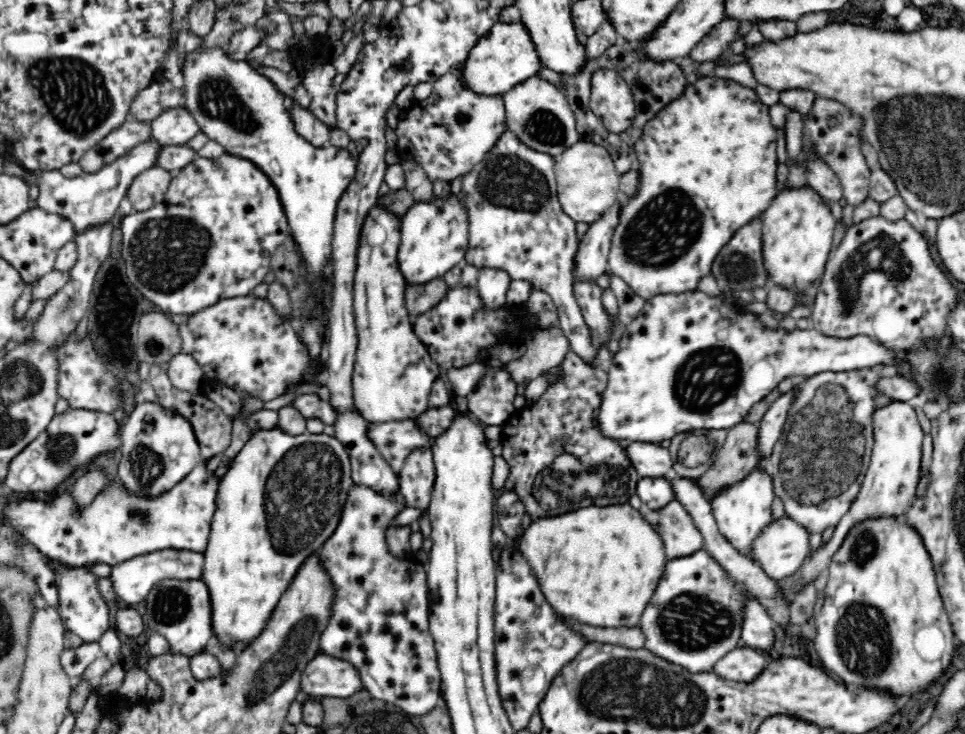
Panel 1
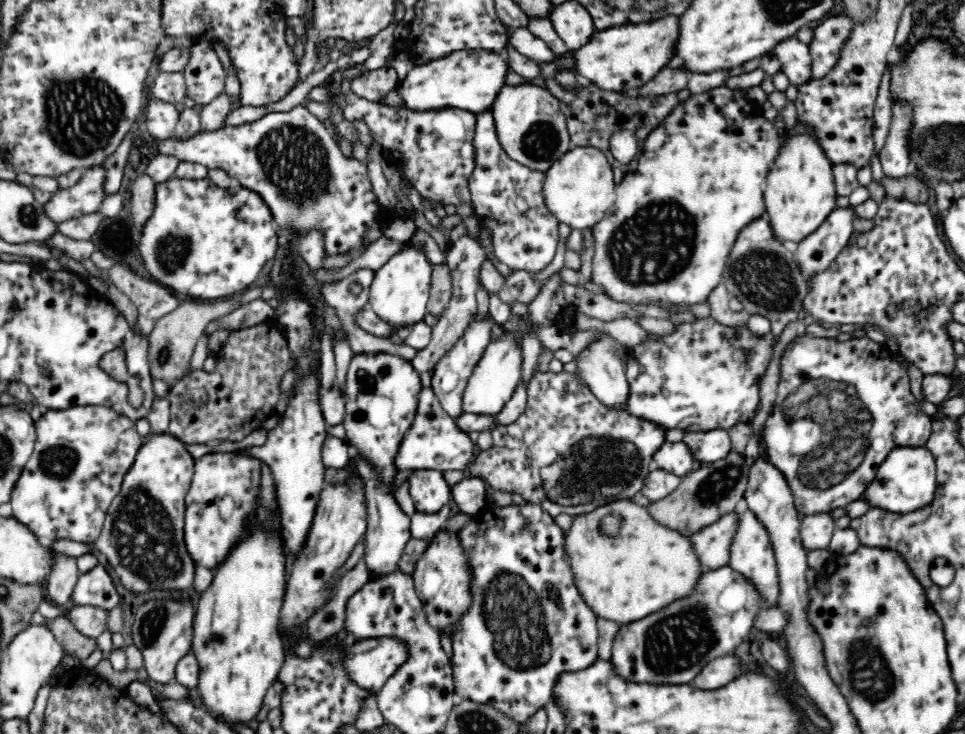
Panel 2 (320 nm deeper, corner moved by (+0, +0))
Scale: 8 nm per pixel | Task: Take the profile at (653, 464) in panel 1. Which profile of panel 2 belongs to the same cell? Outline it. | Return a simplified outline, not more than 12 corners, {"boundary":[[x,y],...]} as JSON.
{"boundary":[[666,441],[654,467],[681,478],[701,465],[684,441]]}

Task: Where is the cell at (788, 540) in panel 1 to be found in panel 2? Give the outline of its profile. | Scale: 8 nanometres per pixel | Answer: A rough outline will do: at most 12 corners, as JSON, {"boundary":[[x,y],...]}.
{"boundary":[[831,511],[802,515],[806,551],[826,549],[837,529]]}

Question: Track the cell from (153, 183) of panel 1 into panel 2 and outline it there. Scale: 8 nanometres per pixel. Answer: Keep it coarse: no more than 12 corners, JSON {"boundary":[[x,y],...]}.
{"boundary":[[146,174],[131,191],[134,224],[144,226],[153,215],[156,186]]}

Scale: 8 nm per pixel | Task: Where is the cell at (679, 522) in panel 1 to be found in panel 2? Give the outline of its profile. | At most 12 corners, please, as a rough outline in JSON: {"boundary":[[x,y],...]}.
{"boundary":[[732,511],[691,537],[702,565],[729,565],[740,516]]}

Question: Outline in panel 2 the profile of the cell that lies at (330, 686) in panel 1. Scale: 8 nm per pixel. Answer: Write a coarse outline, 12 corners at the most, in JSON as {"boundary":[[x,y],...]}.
{"boundary":[[395,636],[362,639],[342,663],[377,693],[410,658]]}

